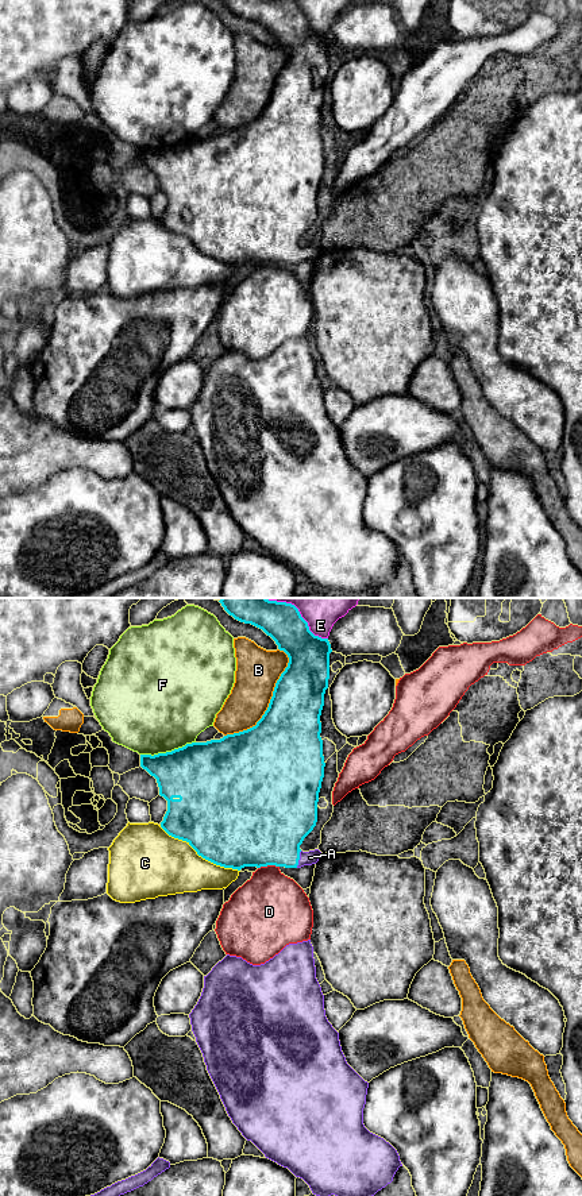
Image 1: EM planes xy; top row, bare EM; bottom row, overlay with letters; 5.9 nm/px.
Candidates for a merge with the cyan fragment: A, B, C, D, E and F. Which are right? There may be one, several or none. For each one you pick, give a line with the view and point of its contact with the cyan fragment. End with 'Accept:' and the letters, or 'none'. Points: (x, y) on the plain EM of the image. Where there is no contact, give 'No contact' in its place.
Accept: none

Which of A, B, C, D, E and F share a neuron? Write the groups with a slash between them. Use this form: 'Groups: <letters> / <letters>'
Groups: A / B / C / D / E / F

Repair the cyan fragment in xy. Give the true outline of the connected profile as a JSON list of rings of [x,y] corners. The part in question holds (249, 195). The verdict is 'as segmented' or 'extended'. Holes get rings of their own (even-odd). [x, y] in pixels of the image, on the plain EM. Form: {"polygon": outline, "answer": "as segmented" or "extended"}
{"polygon": [[[294,0],[221,1],[235,15],[262,24],[289,53],[267,105],[247,126],[166,148],[140,150],[140,162],[157,174],[159,190],[167,196],[161,223],[186,236],[203,254],[238,266],[267,261],[297,263],[300,240],[317,217],[324,173],[320,111],[331,39],[309,26]]], "answer": "as segmented"}

